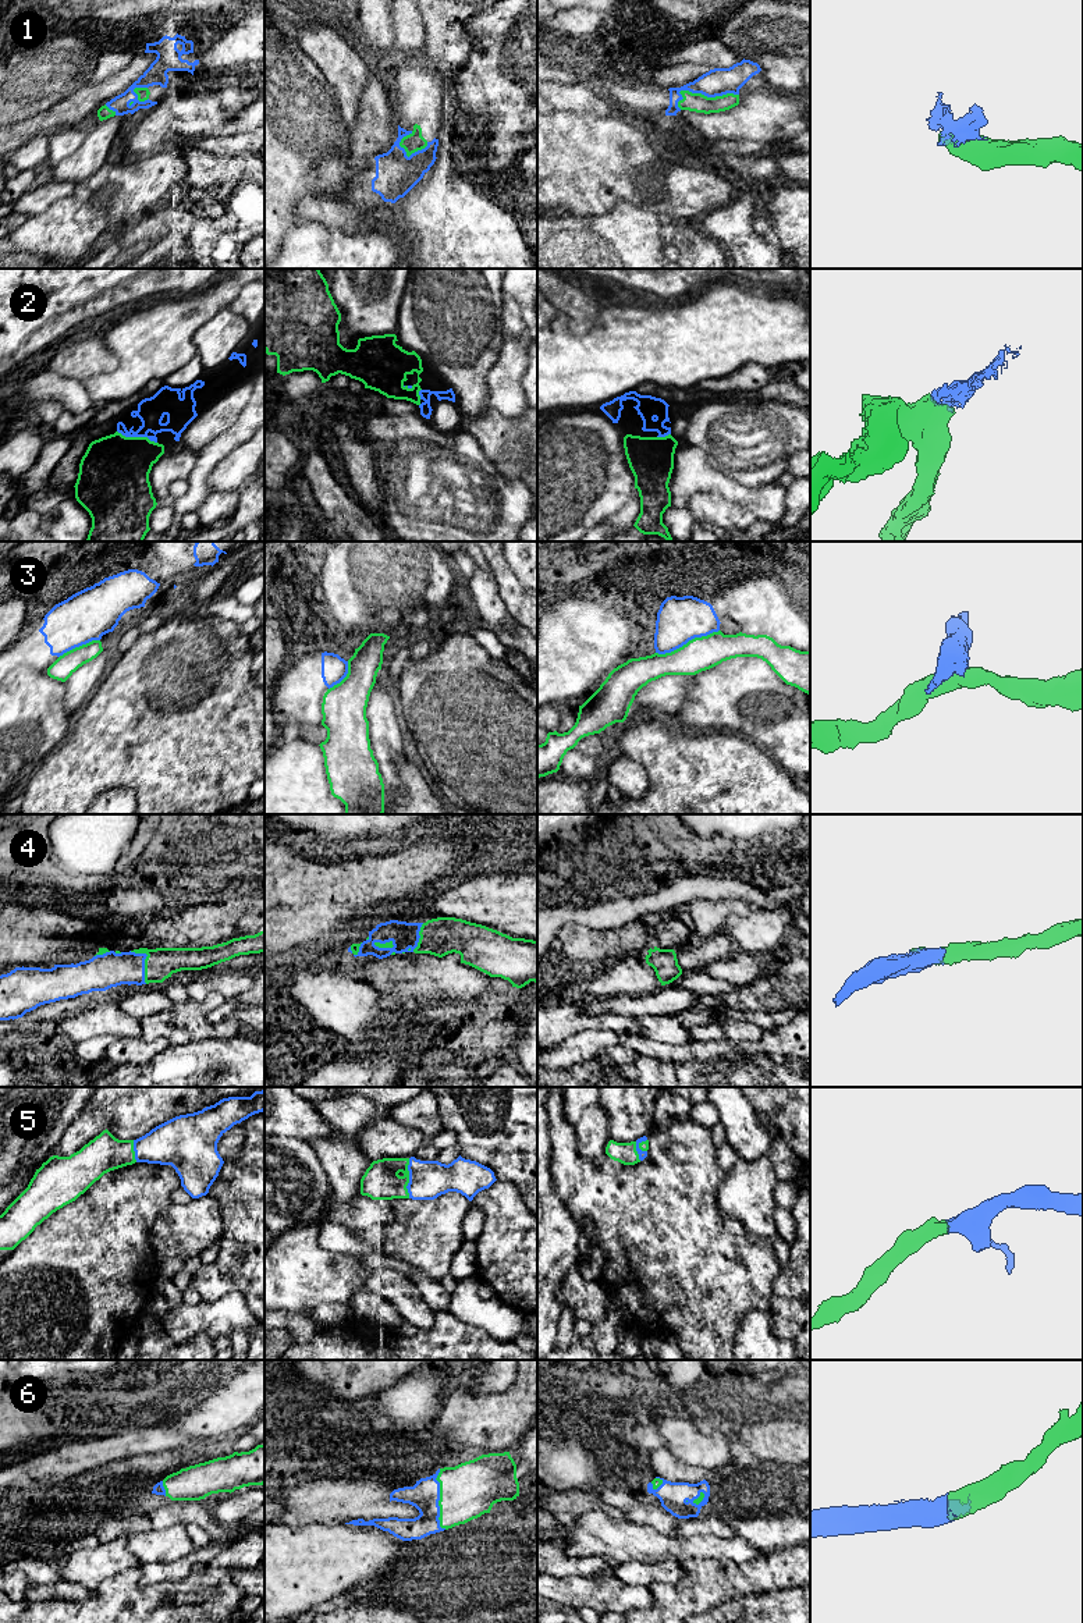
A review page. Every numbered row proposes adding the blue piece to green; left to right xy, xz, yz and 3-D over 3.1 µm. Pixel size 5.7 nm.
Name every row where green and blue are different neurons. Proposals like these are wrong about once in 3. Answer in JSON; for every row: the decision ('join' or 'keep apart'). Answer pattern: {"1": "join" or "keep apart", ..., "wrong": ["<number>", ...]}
{"1": "keep apart", "2": "join", "3": "keep apart", "4": "join", "5": "join", "6": "join", "wrong": ["1", "3"]}

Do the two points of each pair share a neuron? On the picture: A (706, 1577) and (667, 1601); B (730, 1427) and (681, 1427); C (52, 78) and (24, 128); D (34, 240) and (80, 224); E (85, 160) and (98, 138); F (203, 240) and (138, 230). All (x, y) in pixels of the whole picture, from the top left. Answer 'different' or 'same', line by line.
A: same
B: different
C: different
D: same
E: same
F: same

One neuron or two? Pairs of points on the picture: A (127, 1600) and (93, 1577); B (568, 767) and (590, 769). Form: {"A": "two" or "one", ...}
{"A": "two", "B": "one"}

